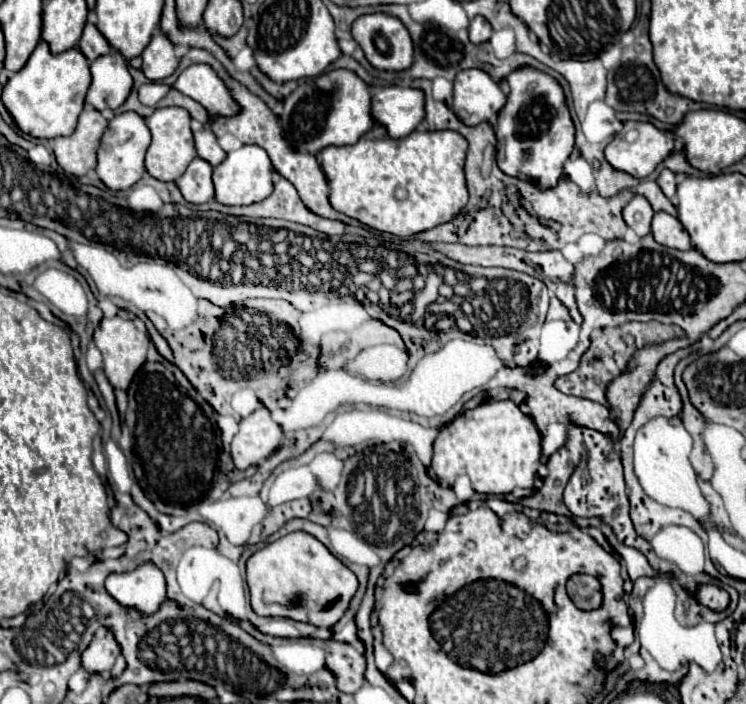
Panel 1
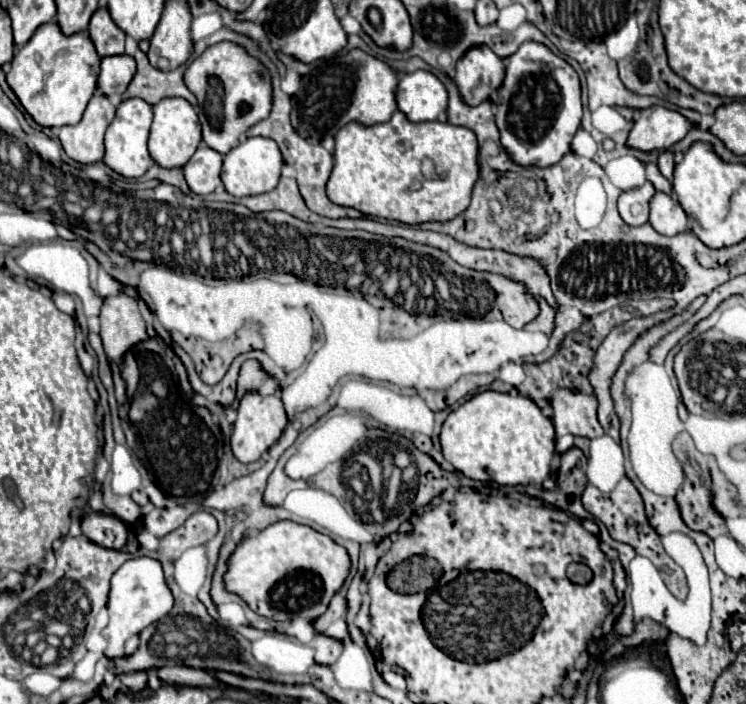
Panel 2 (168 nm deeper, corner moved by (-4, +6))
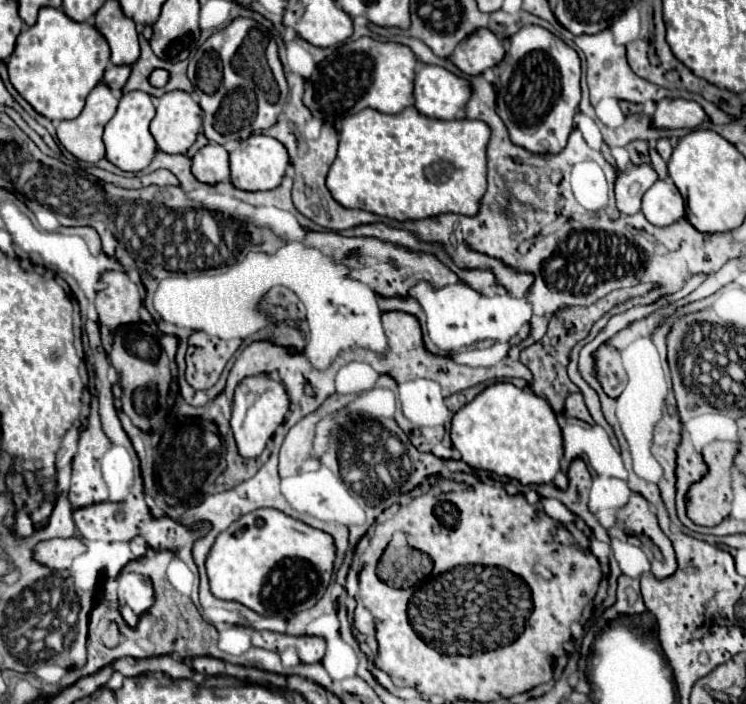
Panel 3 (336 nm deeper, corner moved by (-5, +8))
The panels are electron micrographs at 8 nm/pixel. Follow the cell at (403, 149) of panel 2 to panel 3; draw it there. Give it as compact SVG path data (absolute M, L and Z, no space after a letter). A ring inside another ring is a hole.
M415 107L387 115L363 109L343 121L339 151L327 187L335 201L395 221L413 221L457 213L475 217L487 189L487 143L491 129L483 121L441 121L421 115Z

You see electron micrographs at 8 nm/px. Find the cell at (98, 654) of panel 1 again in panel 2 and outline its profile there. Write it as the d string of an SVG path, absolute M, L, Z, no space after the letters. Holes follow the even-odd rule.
M136 557L126 561L110 581L110 597L108 597L108 615L110 621L104 629L108 635L108 645L104 649L104 655L108 659L124 657L124 643L130 635L138 633L140 629L148 627L150 623L160 621L170 609L172 609L174 597L172 591L166 585L162 563L152 557Z

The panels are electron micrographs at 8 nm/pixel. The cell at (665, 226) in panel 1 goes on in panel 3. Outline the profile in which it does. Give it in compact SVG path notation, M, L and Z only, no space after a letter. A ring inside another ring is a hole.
M657 179L643 195L641 213L653 225L665 227L685 217L685 201L671 179Z

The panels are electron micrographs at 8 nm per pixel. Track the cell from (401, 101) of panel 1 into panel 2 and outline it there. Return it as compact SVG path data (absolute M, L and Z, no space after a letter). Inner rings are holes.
M414 71L400 75L396 105L408 121L434 121L442 111L446 111L448 93L436 75Z

